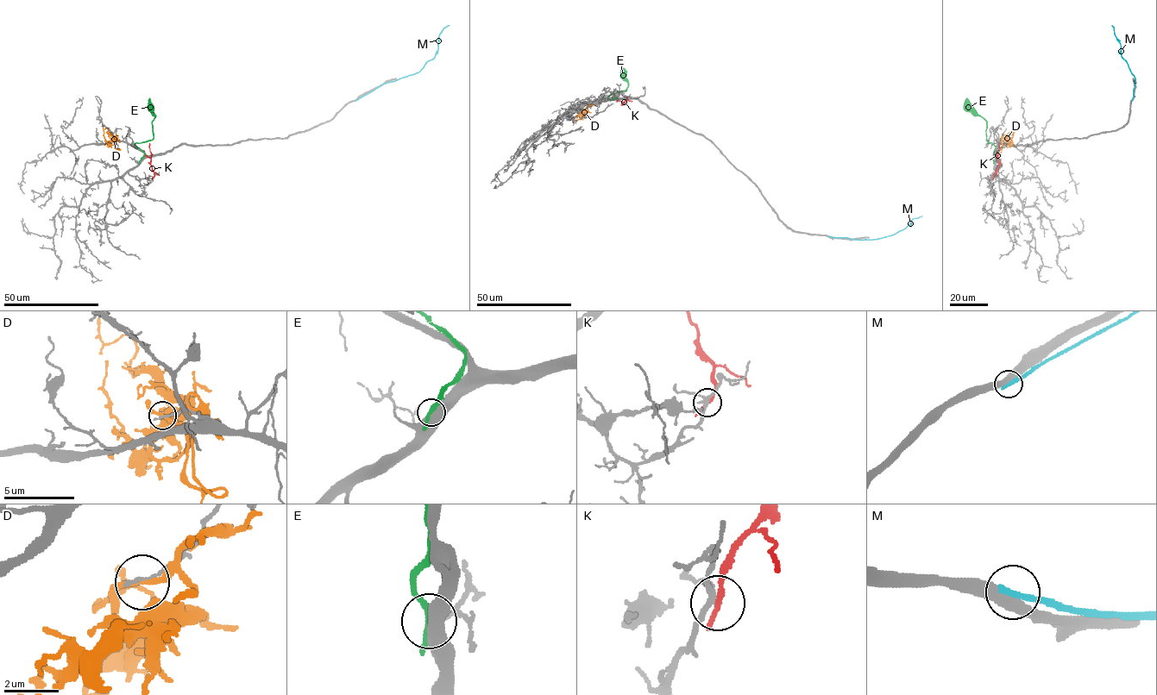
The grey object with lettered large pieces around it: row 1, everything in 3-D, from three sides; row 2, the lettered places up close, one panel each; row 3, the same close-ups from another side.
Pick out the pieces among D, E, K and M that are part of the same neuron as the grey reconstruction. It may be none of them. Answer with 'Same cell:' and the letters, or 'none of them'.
Same cell: none of them

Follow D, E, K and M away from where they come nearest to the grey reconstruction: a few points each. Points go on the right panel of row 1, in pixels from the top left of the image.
D: (1005, 139), (1005, 134), (1012, 133), (1019, 125)
E: (993, 161), (996, 147), (987, 140), (987, 122), (965, 97)
K: (992, 177), (998, 164), (1000, 143)
M: (1131, 100), (1135, 78), (1122, 56), (1121, 43), (1111, 25)

